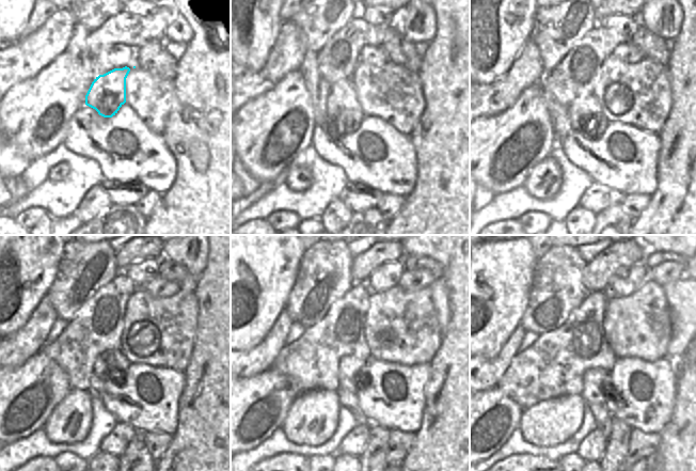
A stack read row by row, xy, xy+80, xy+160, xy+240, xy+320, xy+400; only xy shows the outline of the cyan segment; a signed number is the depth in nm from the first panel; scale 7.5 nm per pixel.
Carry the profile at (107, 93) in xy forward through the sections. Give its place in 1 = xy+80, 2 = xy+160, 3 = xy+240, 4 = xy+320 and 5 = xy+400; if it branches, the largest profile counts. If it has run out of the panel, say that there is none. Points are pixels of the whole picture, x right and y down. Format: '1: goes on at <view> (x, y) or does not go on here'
1: goes on at xy+80 (344, 111)
2: goes on at xy+160 (586, 118)
3: goes on at xy+240 (112, 364)
4: goes on at xy+320 (350, 367)
5: goes on at xy+400 (596, 382)

